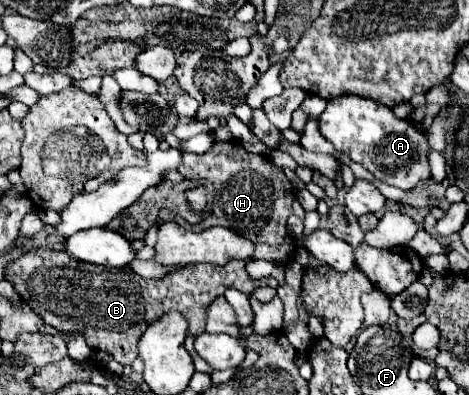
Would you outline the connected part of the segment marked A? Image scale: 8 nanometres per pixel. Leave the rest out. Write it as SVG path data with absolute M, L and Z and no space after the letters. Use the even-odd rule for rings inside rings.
M338 96L328 100L326 110L318 116L320 134L334 144L336 150L350 156L352 162L362 164L380 182L410 190L420 182L430 182L432 172L428 152L432 150L428 138L410 120L396 118L394 112L378 102L358 96Z

